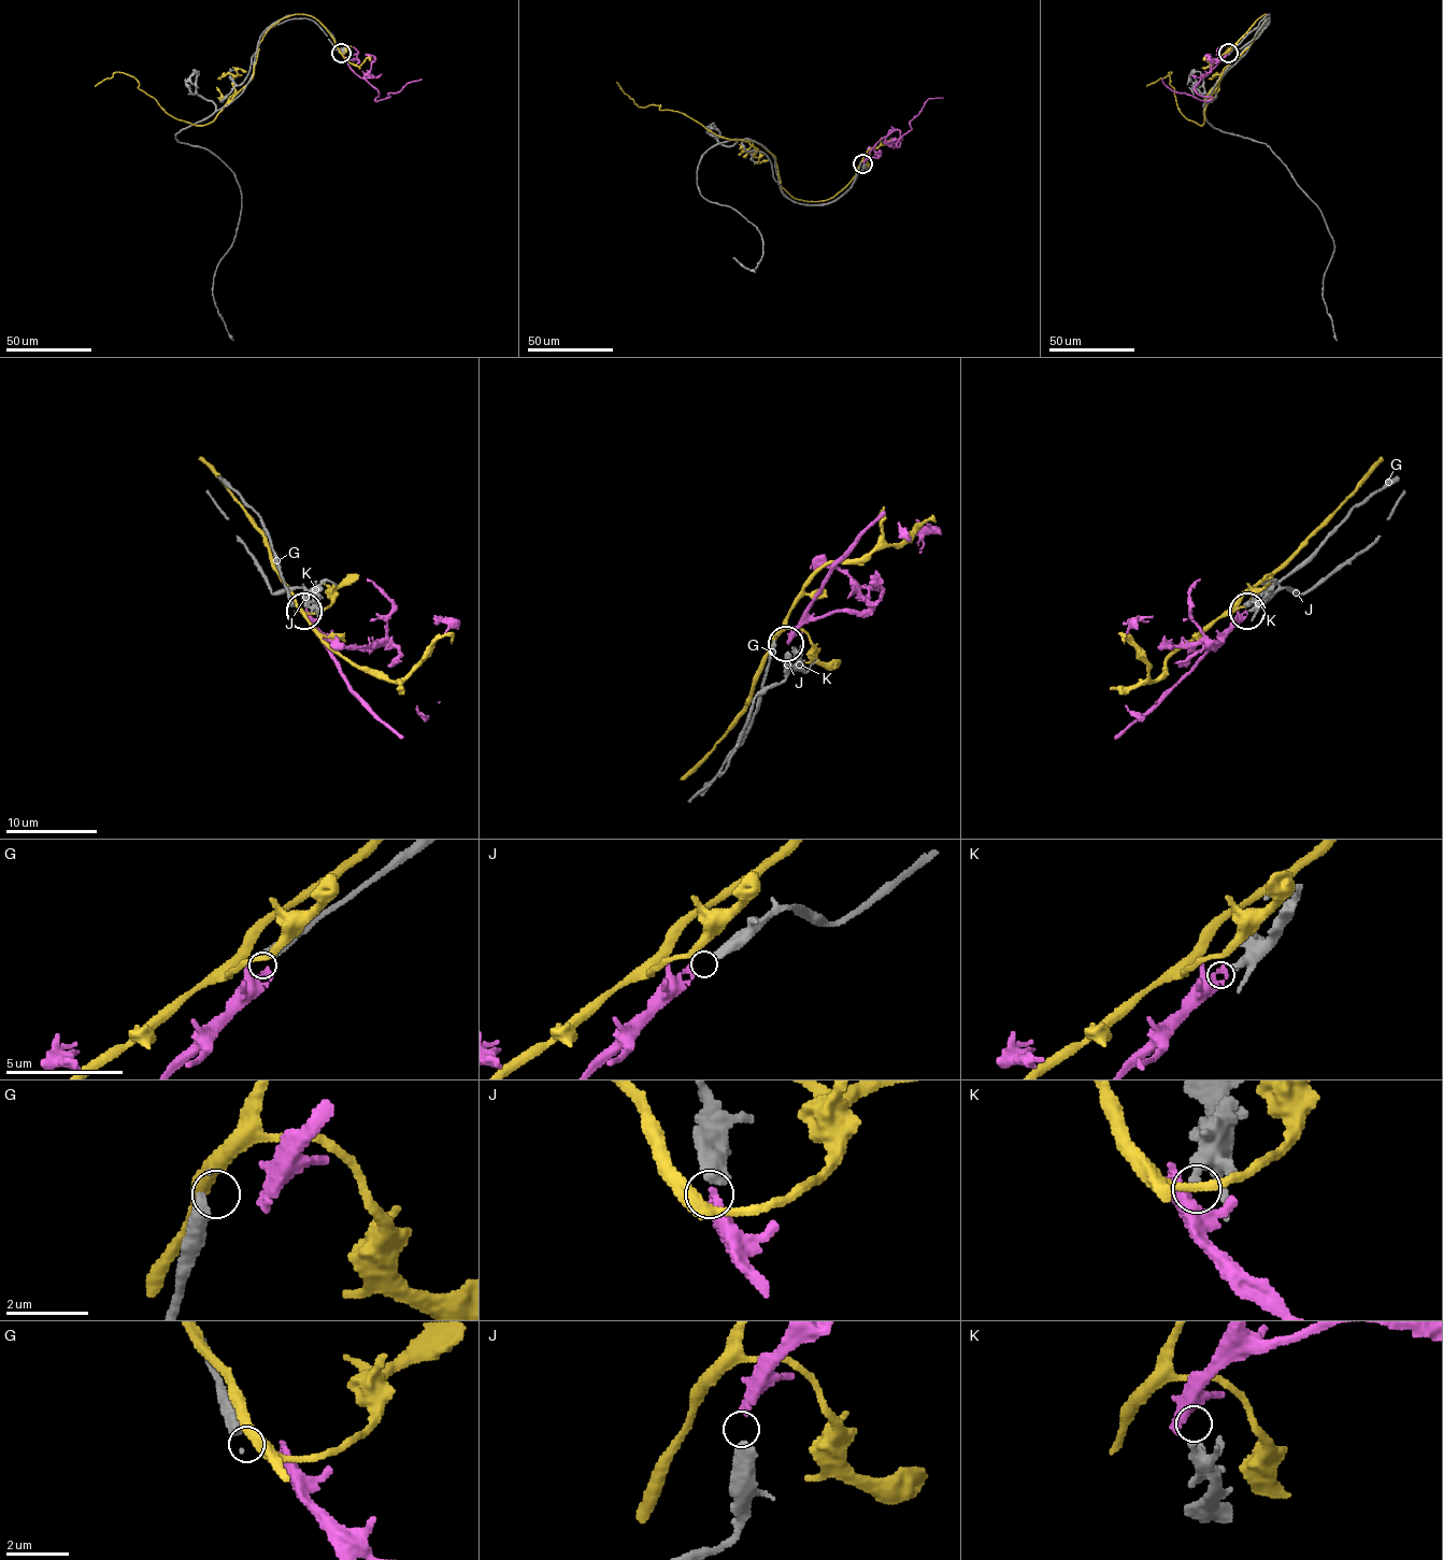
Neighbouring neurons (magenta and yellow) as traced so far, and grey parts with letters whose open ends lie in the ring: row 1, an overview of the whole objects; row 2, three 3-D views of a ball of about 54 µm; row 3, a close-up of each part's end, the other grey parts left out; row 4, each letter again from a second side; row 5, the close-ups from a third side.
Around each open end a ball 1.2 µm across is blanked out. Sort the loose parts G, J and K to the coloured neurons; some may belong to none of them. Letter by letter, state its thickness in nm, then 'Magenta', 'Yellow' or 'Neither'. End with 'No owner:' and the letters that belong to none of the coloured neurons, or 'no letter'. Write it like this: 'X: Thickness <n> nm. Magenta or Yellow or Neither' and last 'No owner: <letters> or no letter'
G: Thickness 60 nm. Neither
J: Thickness 440 nm. Magenta
K: Thickness 200 nm. Neither
No owner: G, K

